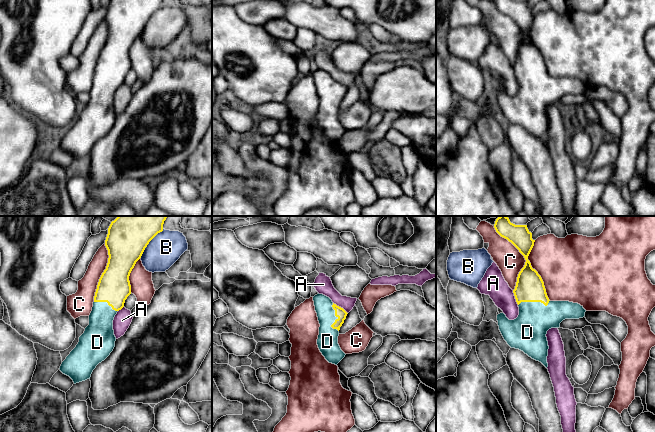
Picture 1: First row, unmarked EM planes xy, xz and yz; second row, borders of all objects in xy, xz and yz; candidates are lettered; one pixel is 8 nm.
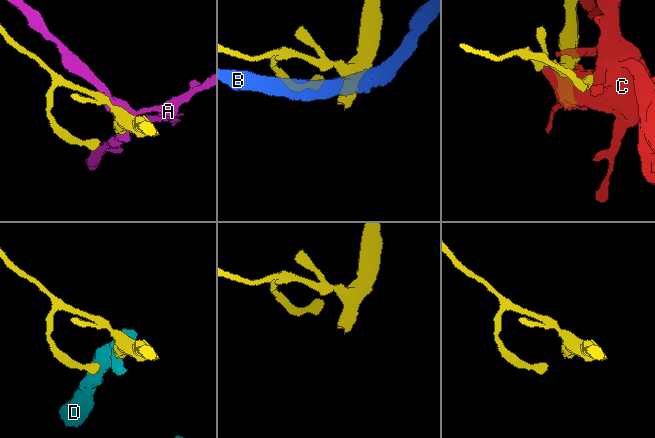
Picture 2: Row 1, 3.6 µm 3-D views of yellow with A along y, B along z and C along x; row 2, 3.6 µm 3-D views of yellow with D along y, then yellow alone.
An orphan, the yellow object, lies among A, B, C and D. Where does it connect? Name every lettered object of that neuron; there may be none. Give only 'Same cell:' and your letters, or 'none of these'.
Same cell: D

